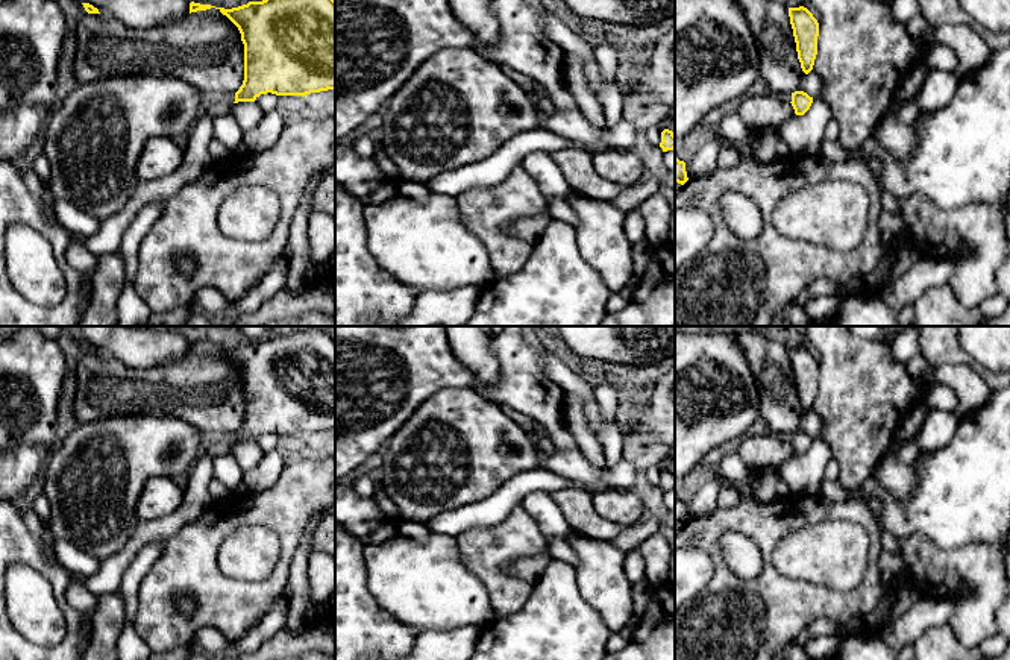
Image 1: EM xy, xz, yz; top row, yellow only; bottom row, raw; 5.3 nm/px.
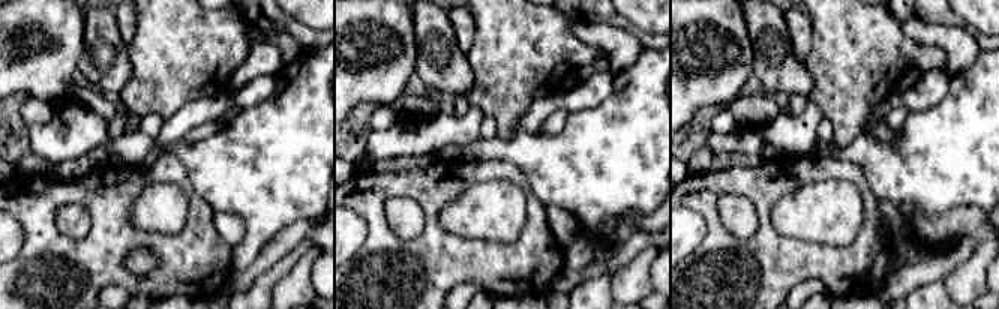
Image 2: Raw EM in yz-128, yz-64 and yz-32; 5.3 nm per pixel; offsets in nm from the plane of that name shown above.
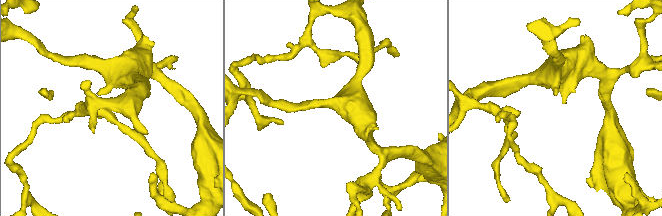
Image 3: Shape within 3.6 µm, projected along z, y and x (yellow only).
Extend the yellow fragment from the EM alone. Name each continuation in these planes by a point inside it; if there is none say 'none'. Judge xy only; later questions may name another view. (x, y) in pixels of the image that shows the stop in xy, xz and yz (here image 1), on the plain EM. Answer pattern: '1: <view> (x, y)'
none

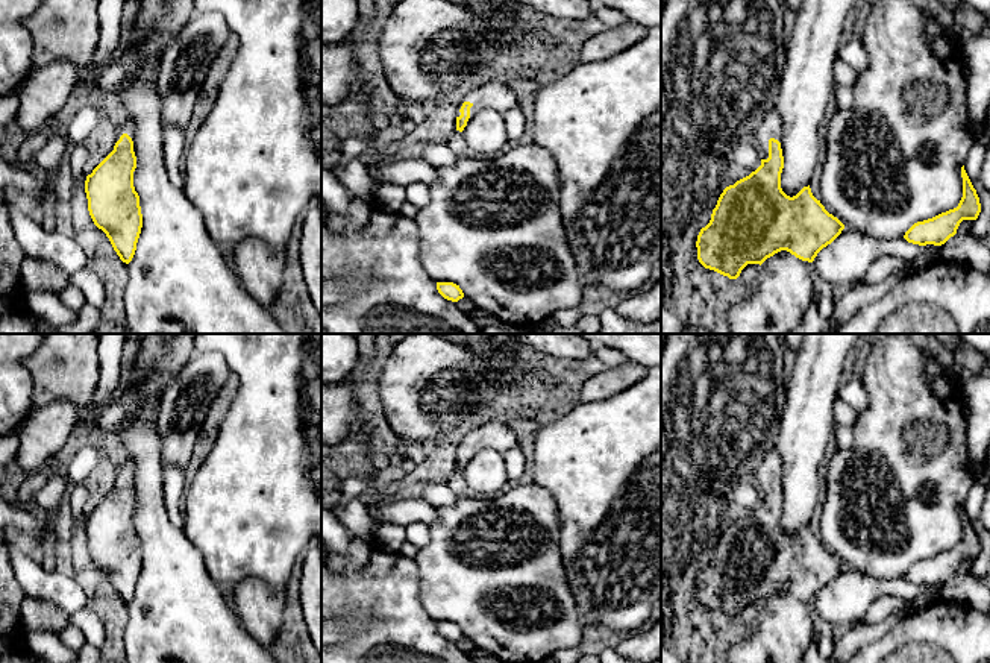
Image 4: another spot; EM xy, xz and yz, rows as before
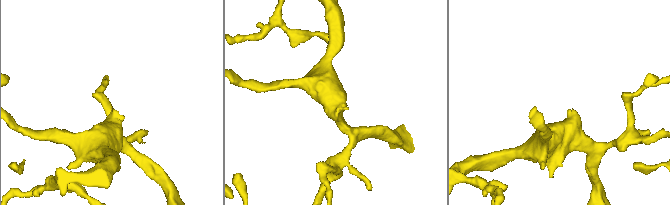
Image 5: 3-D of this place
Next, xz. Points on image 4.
1: xz (493, 434)

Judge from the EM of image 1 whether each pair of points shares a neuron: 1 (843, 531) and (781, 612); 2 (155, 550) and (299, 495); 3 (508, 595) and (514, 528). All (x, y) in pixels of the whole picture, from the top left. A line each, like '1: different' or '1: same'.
1: different
2: different
3: same

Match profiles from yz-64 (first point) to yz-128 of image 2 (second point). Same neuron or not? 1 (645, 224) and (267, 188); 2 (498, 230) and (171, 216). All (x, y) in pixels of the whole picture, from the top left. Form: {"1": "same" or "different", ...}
{"1": "different", "2": "same"}

